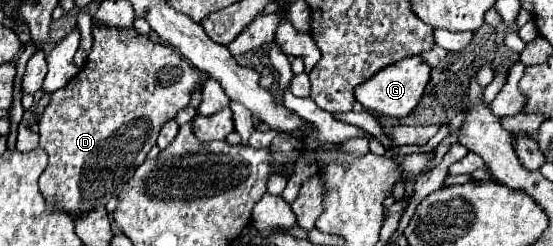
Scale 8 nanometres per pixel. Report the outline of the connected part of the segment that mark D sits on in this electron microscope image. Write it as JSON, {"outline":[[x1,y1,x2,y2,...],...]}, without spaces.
{"outline":[[93,25,93,37,95,37,95,43,93,43,93,51,89,53,87,57,87,63,81,67,81,71,63,87,63,89,57,89,53,91,51,95,51,103,47,105,47,109,43,111,41,119,39,119,39,145,47,151,49,155,49,165,47,169,43,171,41,179,39,179,39,189,47,201,47,207,49,209,61,209,65,213,69,213,69,217,73,217,75,221,81,219,81,215,87,215,89,211,97,209,97,207,105,207,109,203,109,199,117,197,119,191,123,189,123,185,133,177,135,169,147,159,147,153,151,151,151,147,157,143,157,135,161,131,161,127,175,119,175,115,185,109,191,101,191,95,193,91,201,89,205,85,205,79,209,79,205,75,205,71,197,71,193,65,189,65,189,61,185,61,173,47,169,45,161,45,161,43,153,43,149,37,143,37,139,35,135,29,107,29,107,27,95,27]]}

